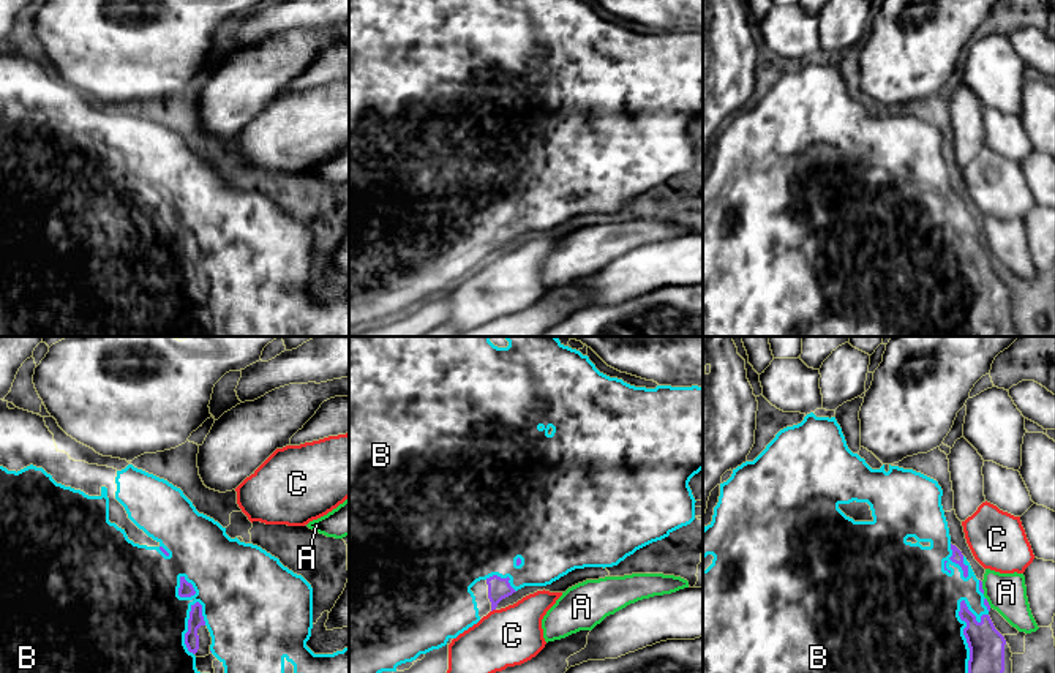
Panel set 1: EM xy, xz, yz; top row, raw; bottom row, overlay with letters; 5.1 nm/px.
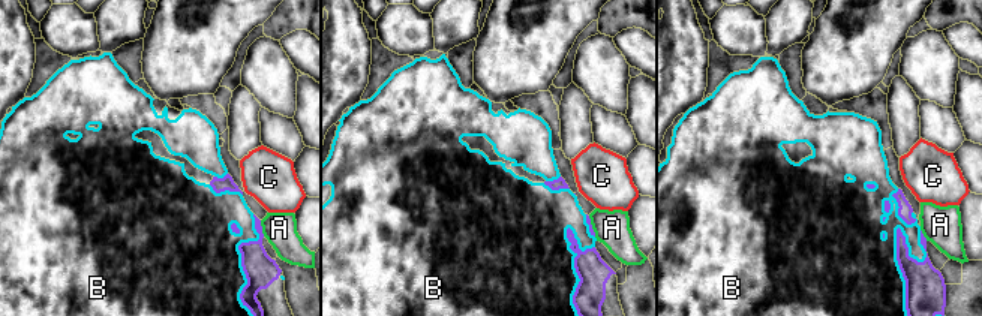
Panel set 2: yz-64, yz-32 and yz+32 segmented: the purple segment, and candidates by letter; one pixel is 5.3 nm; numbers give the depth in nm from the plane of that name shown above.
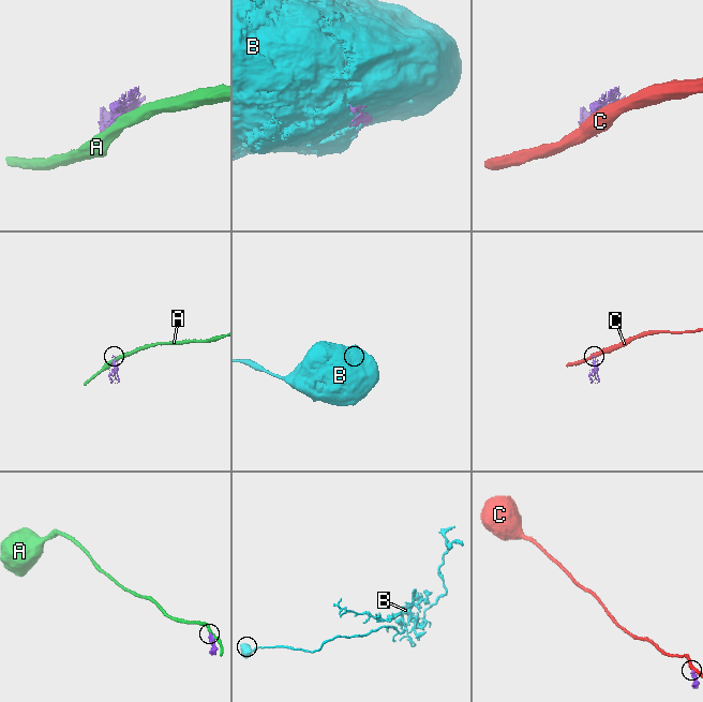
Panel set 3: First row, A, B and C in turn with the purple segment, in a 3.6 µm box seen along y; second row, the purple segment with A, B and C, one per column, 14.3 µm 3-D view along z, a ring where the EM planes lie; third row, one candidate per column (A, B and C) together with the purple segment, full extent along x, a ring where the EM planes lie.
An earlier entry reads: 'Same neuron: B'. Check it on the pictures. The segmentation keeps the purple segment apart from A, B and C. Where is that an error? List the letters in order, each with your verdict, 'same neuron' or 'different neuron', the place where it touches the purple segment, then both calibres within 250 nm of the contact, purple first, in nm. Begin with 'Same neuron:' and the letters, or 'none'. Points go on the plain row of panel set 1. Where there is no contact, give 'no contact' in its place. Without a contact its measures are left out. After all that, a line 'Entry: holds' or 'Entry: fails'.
Same neuron: B
A: different neuron; contact yz (981, 234); calibres 20 and 200 nm
B: same neuron; contact yz (968, 291); calibres 190 and 480 nm
C: different neuron; contact xz (493, 255); calibres 110 and 300 nm
Entry: holds

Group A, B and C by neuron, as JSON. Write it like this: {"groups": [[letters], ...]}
{"groups": [["A"], ["B"], ["C"]]}

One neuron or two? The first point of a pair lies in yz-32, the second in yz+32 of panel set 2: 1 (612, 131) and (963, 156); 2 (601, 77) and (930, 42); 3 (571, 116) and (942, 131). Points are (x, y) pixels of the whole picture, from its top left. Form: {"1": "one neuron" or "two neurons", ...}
{"1": "two neurons", "2": "one neuron", "3": "two neurons"}

